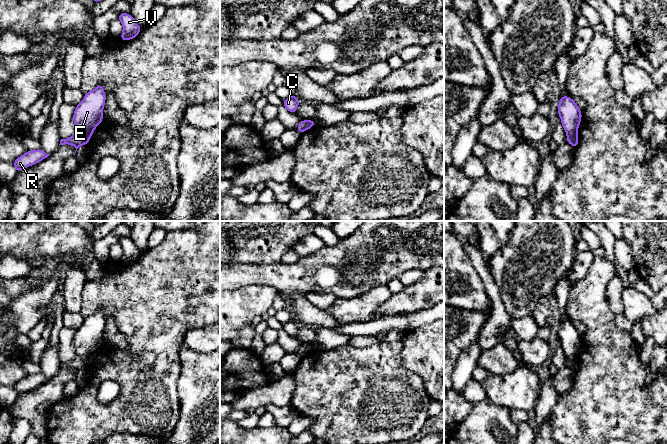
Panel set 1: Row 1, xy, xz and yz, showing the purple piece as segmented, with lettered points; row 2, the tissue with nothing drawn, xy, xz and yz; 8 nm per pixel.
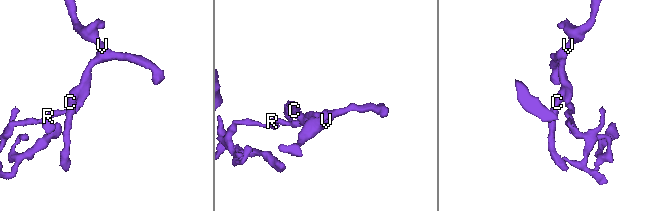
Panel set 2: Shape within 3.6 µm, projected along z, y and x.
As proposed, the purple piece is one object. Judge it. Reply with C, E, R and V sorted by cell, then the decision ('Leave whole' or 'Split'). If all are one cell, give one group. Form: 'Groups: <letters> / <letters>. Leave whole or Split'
Groups: C E V / R. Split

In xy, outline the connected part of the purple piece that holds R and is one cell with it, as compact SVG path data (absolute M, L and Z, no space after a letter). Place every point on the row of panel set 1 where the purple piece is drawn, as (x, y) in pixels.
M42 149L27 151L25 154L19 156L13 161L15 166L15 173L20 170L39 163L47 158L50 154L46 154Z

